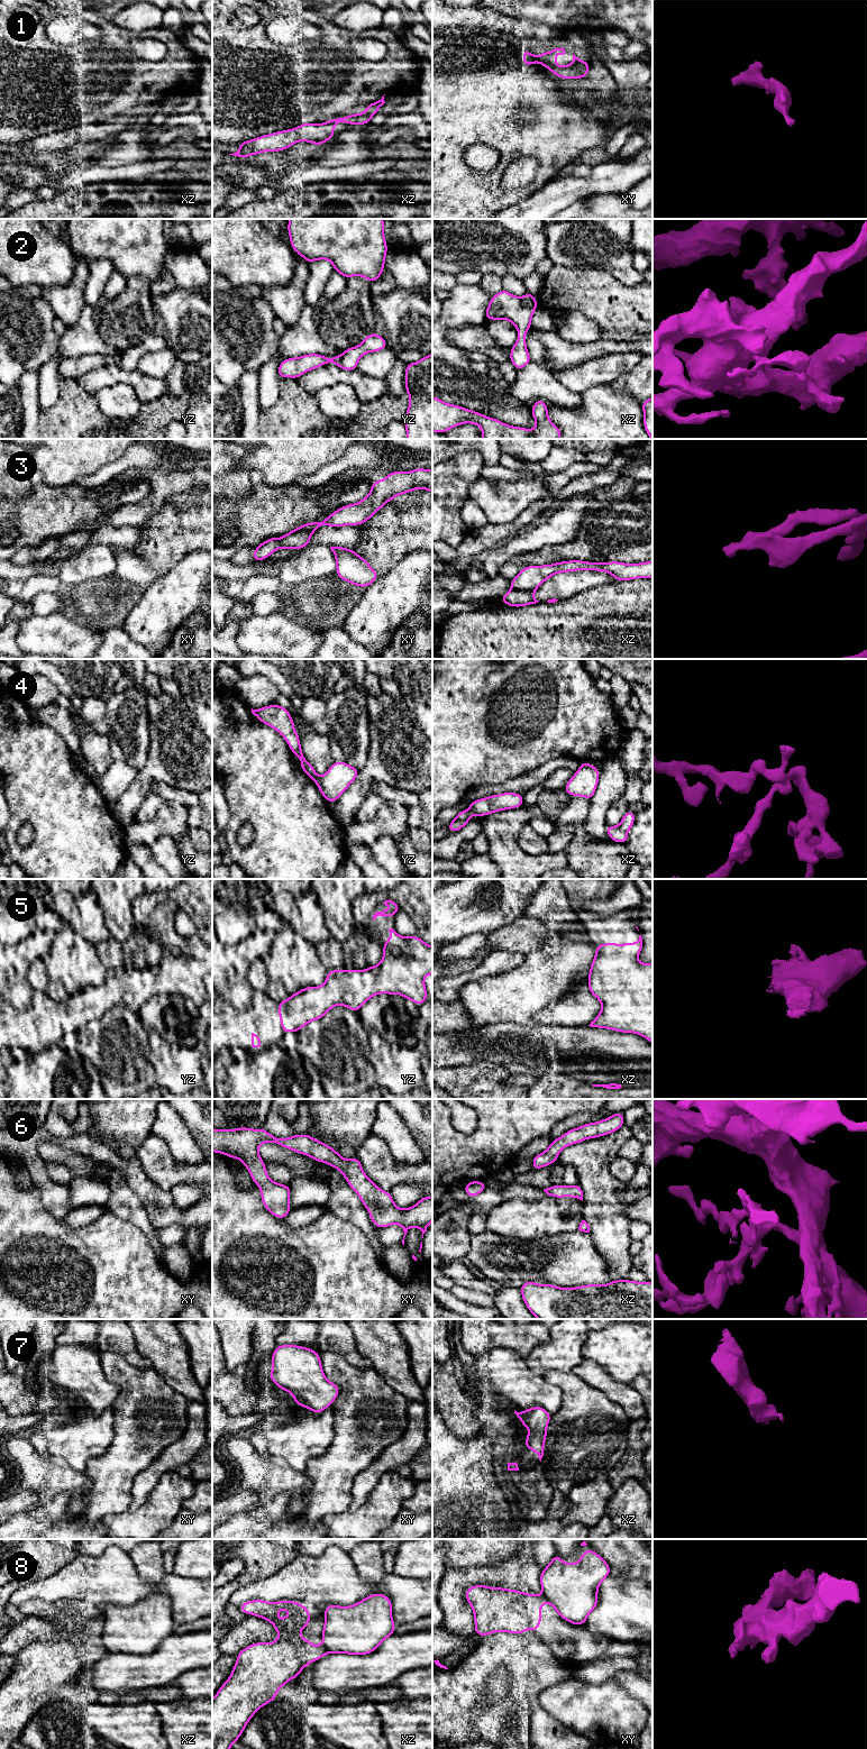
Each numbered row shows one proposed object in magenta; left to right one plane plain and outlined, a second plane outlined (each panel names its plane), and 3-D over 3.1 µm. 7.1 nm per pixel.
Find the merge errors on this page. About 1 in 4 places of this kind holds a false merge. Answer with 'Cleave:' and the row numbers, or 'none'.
Cleave: 4, 8

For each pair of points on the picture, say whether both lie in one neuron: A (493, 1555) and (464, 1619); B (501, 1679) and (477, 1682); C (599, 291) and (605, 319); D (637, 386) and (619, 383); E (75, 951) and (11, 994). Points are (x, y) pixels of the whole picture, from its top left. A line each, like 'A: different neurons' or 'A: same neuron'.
A: different neurons
B: different neurons
C: same neuron
D: same neuron
E: different neurons

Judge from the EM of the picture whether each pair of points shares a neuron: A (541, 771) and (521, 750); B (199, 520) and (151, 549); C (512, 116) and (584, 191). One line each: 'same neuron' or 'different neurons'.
A: different neurons
B: same neuron
C: different neurons

